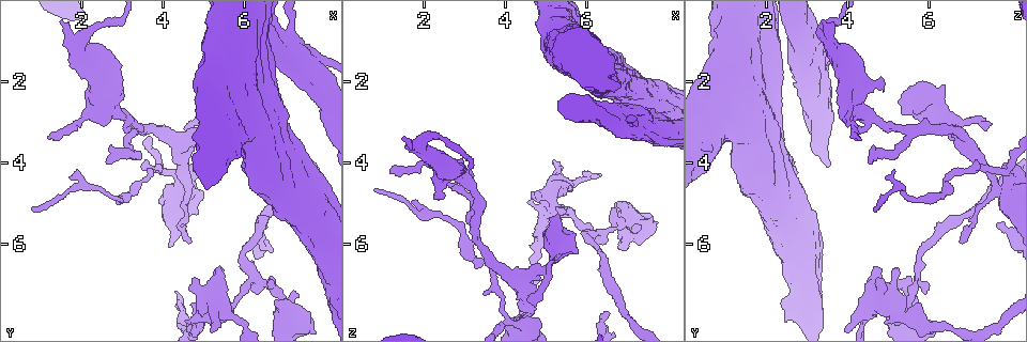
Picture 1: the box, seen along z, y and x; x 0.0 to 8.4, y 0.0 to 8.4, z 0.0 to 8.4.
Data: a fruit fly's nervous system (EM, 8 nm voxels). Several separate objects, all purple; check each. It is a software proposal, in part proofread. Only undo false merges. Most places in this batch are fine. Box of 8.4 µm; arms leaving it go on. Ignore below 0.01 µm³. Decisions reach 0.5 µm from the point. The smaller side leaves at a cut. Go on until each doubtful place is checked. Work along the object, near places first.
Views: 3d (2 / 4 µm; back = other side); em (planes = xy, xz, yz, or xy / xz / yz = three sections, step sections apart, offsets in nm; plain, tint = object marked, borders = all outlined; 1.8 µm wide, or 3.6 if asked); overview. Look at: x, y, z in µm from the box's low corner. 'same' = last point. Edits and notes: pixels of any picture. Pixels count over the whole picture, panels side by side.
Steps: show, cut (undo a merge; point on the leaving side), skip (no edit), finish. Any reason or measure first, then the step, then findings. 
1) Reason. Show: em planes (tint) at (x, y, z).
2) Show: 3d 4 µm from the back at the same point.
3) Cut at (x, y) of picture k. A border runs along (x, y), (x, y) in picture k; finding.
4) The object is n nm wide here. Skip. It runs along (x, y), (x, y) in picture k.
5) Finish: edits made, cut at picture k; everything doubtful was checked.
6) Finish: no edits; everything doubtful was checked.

Show: em 3.6 µm planes (borders) at (7.60, 1.50, 3.25).

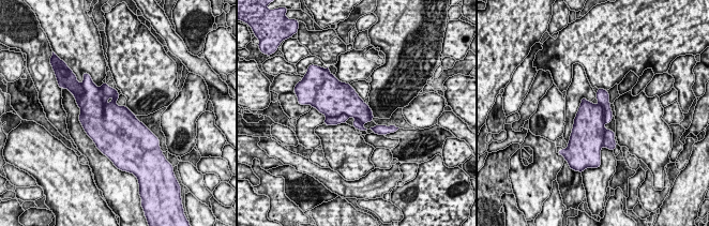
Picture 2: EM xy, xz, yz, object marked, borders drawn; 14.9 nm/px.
The object is 360 nm wide here. Cut at (92, 103) of picture 2. A border runs along (100, 89), (108, 98) in picture 2; a second cell is stuck on.

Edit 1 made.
Two arms in line, one across. Show: em planes (tint) at (6.30, 6.90, 5.70).

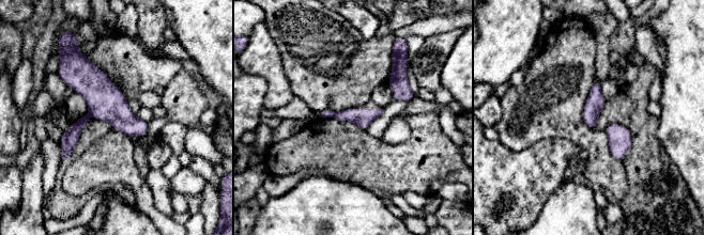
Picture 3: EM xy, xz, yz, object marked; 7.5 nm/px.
The object is 130 nm wide here. Skip. It runs along (80, 63), (92, 111), (64, 155) in picture 3; one cell here.

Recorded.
Branch point. Show: em planes (plain) at (5.20, 7.75, 5.20).

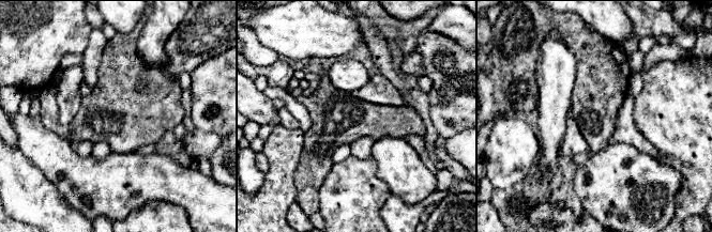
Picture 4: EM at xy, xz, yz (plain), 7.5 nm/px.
Where the object lies. Show: em planes (tint) at the same point.

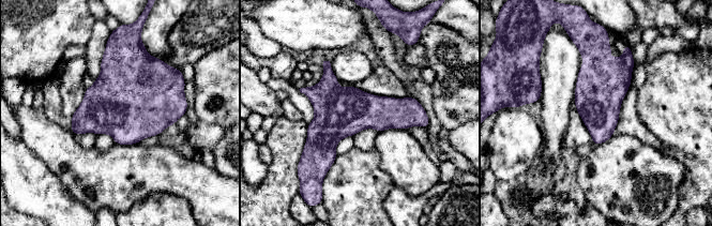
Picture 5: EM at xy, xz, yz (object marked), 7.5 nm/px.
Skip. Continuous, no second cell.

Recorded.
Finish: edits made, cut at picture 2; everything doubtful was checked.

